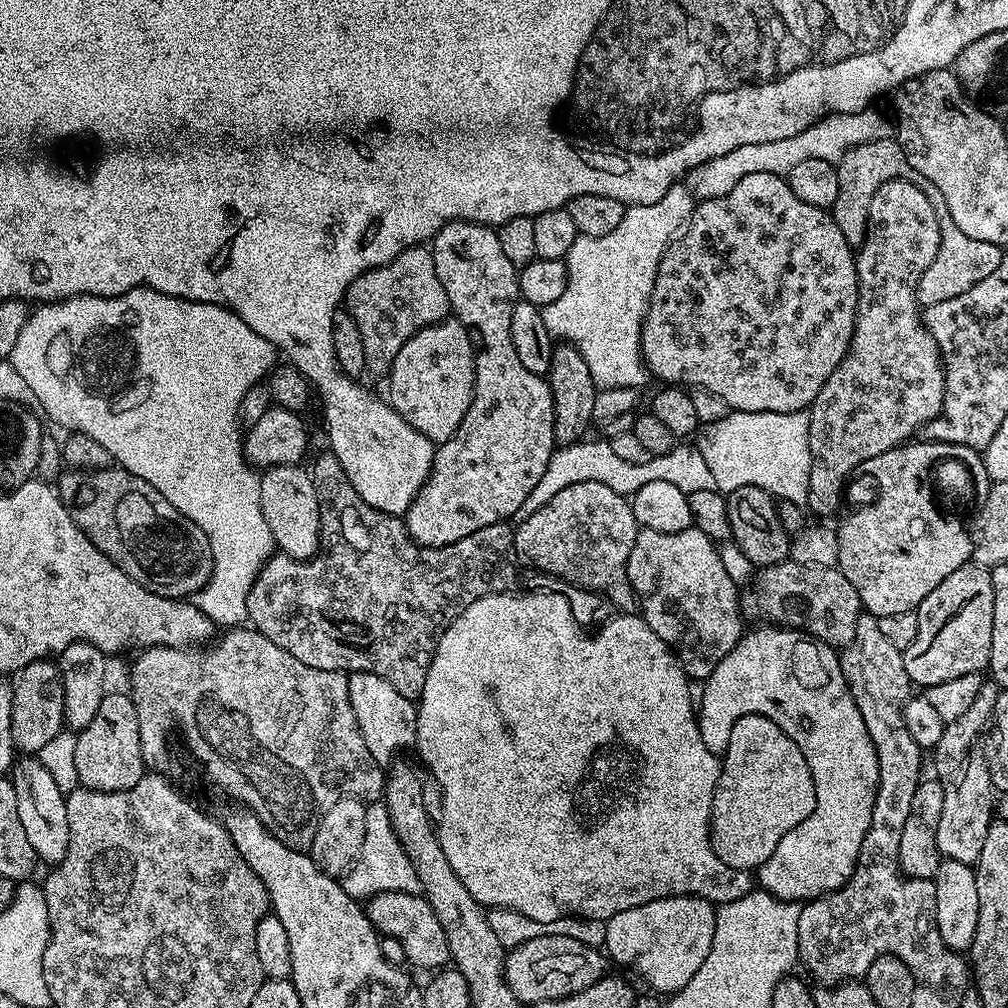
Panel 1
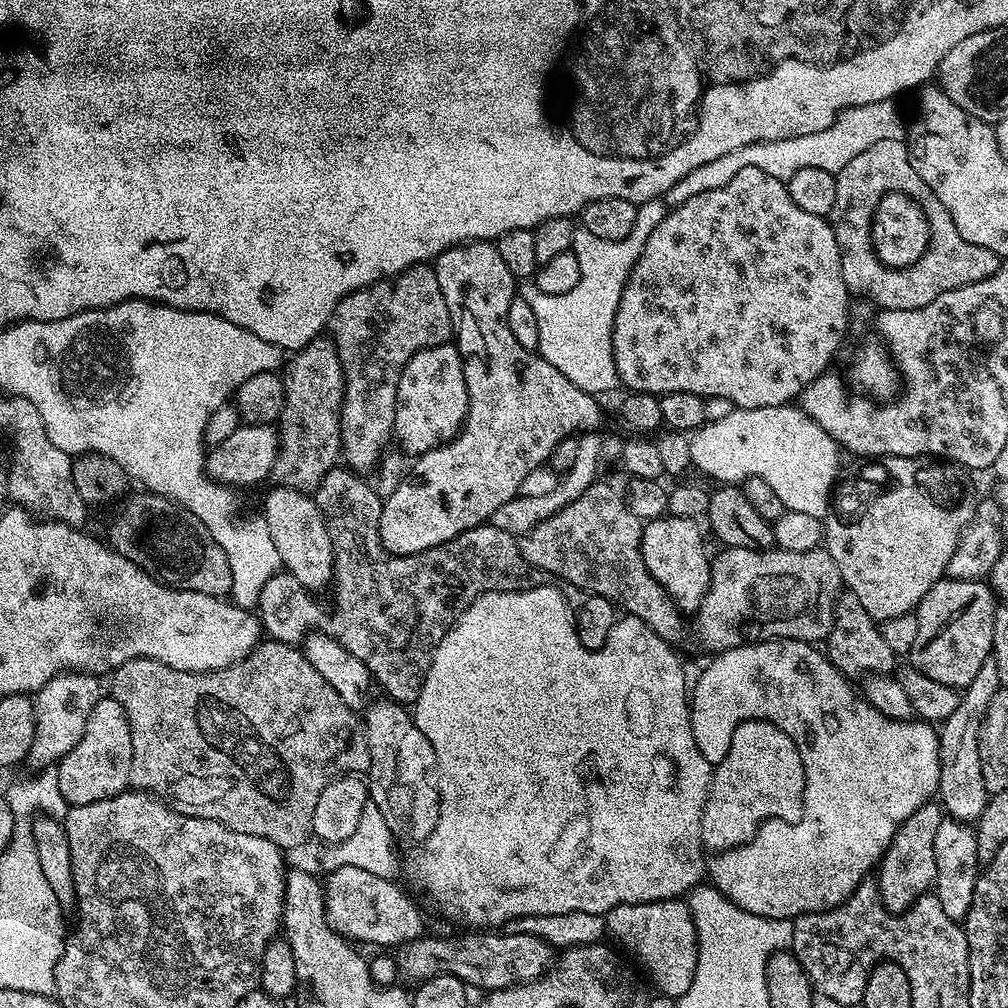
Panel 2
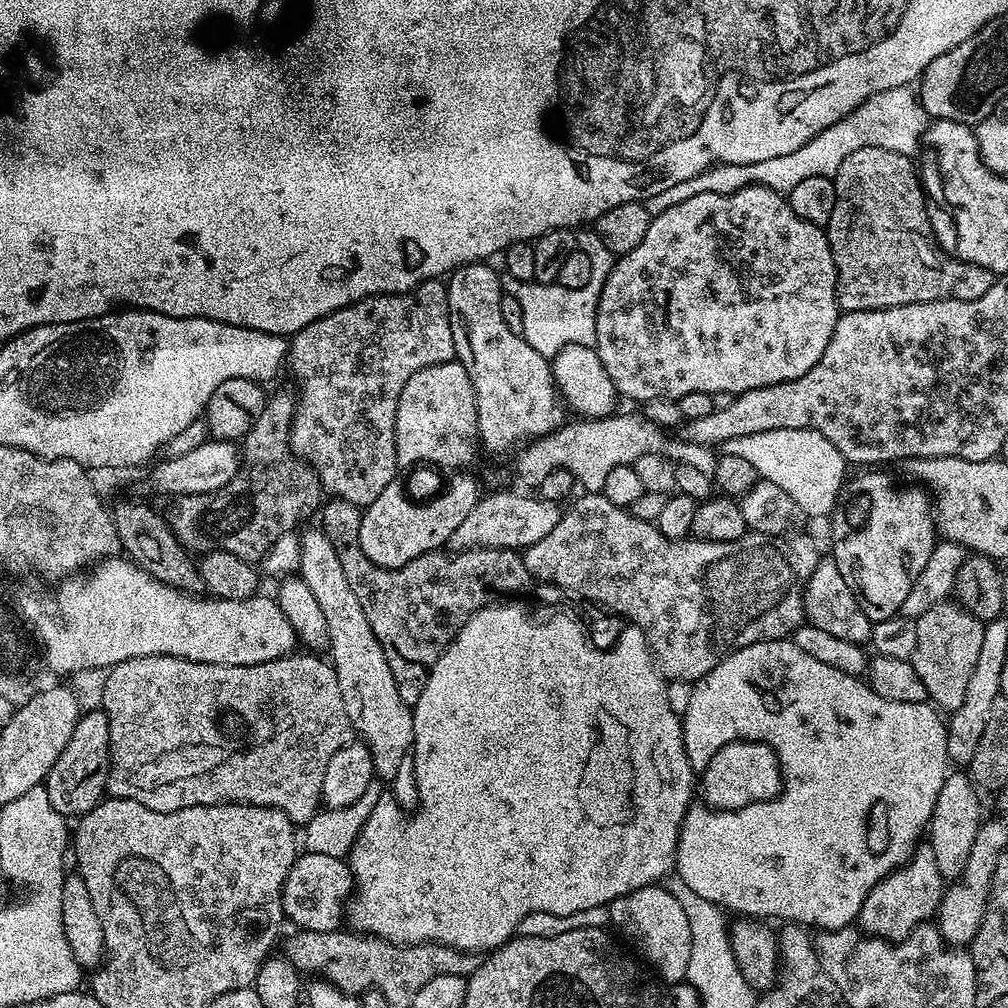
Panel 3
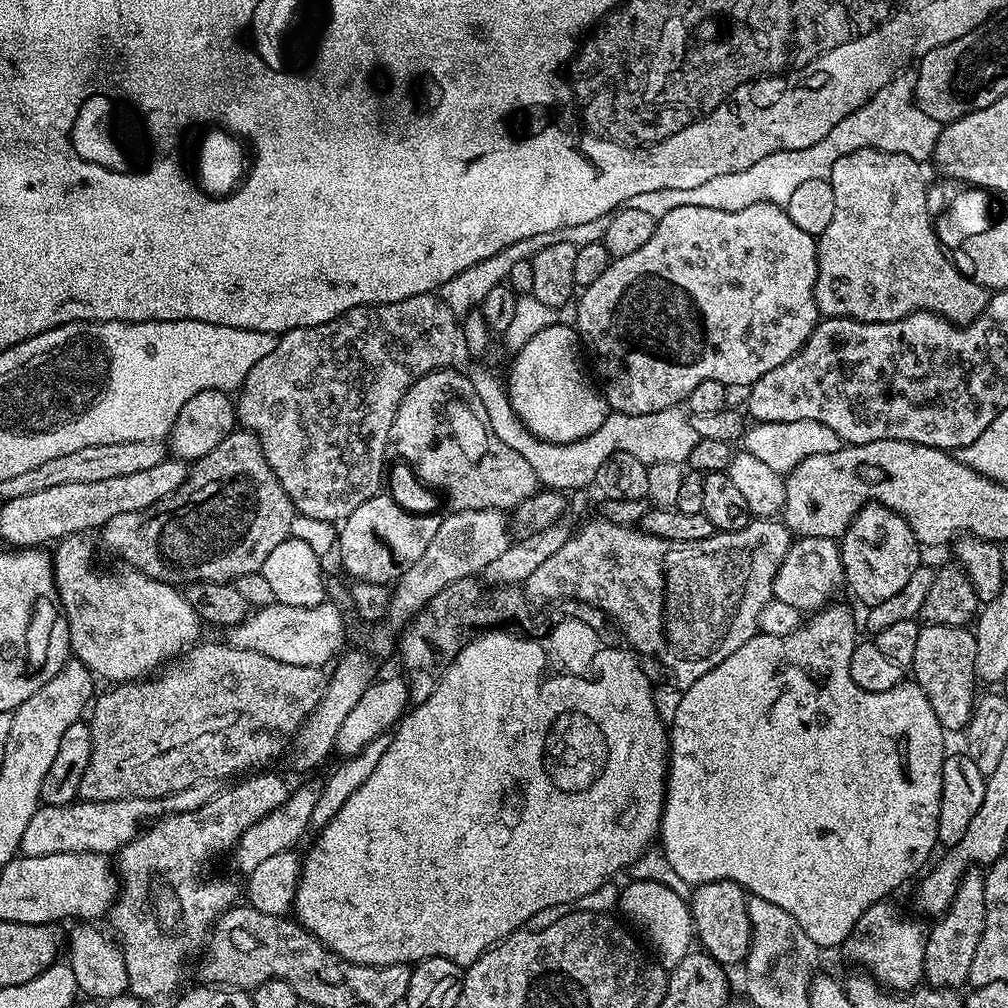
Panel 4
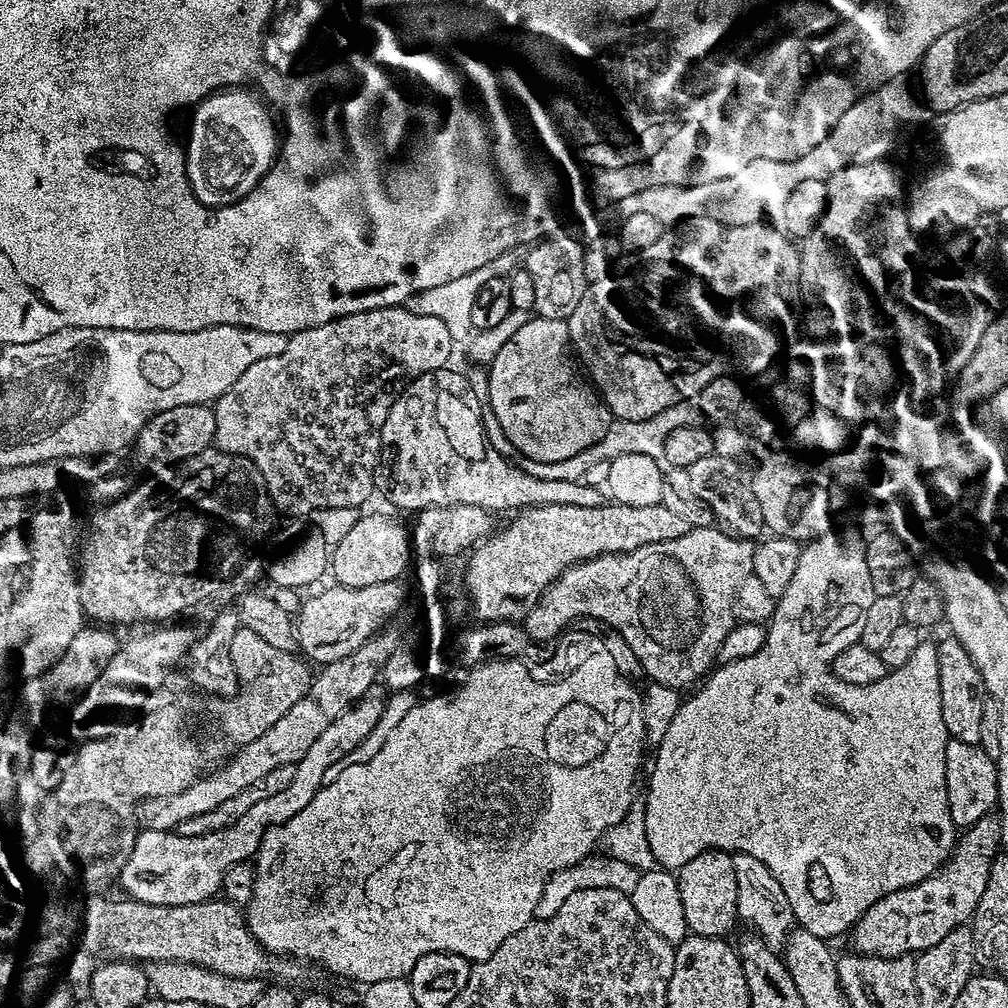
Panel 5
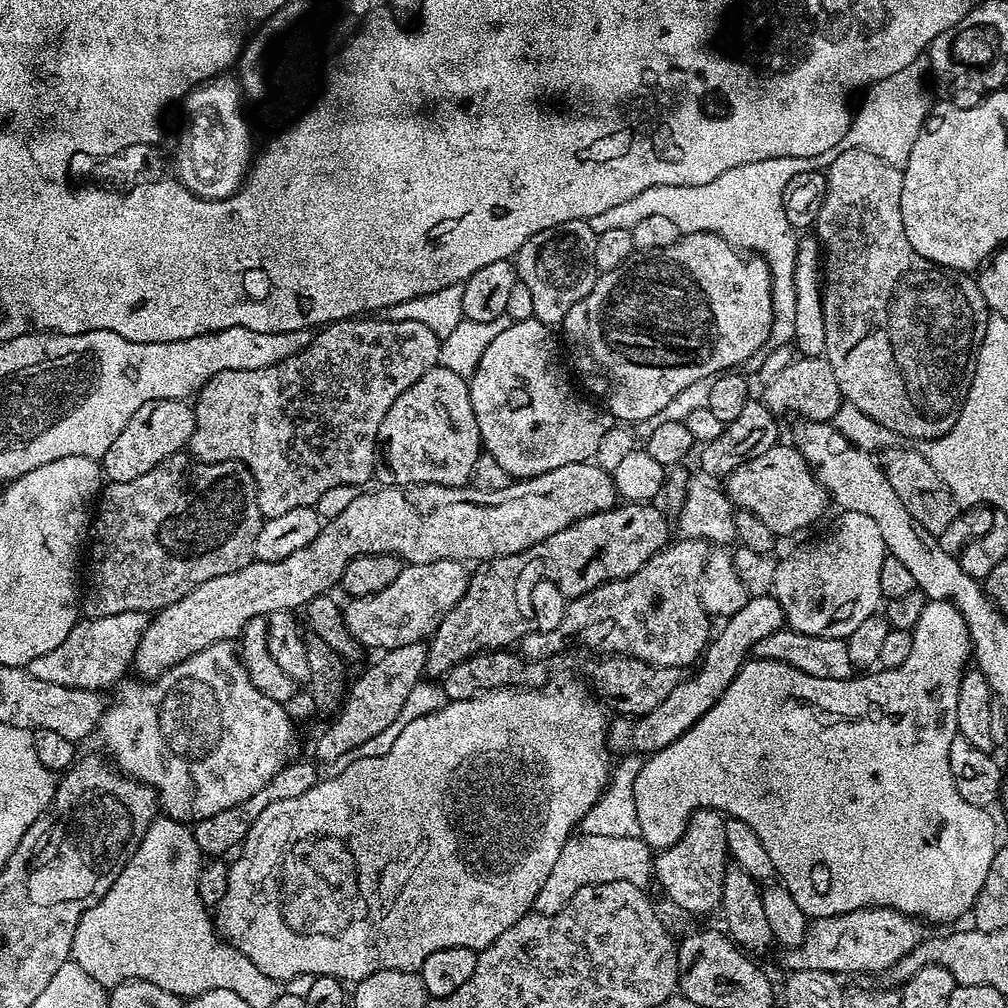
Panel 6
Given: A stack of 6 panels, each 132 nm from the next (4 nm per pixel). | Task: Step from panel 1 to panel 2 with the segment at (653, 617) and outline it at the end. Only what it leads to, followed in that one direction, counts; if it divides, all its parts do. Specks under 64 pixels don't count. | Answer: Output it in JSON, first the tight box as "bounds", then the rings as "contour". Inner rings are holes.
{"bounds":[642,516,712,614],"contour":[[[659,516],[657,520],[650,520],[644,524],[642,534],[642,562],[646,562],[646,570],[650,570],[653,578],[659,582],[671,596],[681,613],[692,614],[700,607],[708,589],[712,587],[712,566],[710,563],[710,552],[704,549],[704,536],[700,533],[701,525],[695,520],[685,516]]]}

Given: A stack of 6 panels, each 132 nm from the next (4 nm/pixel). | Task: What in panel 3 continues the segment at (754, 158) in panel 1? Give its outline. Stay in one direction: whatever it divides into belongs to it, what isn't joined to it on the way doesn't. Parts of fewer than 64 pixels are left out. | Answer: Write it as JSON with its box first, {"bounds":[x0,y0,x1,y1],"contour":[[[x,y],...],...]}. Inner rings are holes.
{"bounds":[646,83,930,217],"contour":[[[911,83],[894,86],[891,90],[875,92],[870,98],[866,98],[866,102],[862,102],[862,106],[846,114],[846,118],[814,134],[814,138],[810,138],[806,146],[798,146],[798,150],[793,150],[790,154],[749,164],[714,164],[705,172],[694,174],[694,178],[686,178],[686,182],[678,182],[678,186],[670,186],[670,190],[654,194],[646,202],[646,207],[654,217],[662,214],[662,210],[670,210],[670,206],[678,206],[678,202],[686,202],[686,198],[694,198],[694,194],[730,194],[751,184],[761,184],[775,192],[787,194],[806,178],[835,177],[841,162],[850,158],[854,150],[866,150],[866,146],[878,146],[882,150],[894,150],[903,156],[915,157],[929,123],[930,117],[924,112],[917,85]]]}

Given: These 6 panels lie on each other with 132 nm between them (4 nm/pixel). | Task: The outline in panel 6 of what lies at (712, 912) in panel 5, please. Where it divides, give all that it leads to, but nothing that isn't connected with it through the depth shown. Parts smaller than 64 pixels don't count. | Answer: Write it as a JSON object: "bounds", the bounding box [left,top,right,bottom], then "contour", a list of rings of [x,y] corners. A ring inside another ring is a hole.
{"bounds":[653,808,730,914],"contour":[[[701,808],[692,813],[684,835],[653,859],[653,877],[671,902],[692,914],[714,912],[720,905],[722,878],[730,862],[723,815],[715,809]]]}

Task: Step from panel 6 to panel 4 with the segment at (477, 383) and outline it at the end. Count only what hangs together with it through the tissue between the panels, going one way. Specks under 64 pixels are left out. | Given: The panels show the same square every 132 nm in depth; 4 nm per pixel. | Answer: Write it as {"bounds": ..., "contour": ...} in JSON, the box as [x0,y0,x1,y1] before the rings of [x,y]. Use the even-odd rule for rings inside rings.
{"bounds":[506,322,610,443],"contour":[[[557,322],[546,326],[546,330],[538,330],[526,346],[515,349],[513,356],[516,357],[506,377],[508,398],[518,418],[537,439],[550,443],[578,442],[606,421],[610,413],[608,401],[603,391],[592,385],[593,377],[584,373],[580,334],[571,323]]]}

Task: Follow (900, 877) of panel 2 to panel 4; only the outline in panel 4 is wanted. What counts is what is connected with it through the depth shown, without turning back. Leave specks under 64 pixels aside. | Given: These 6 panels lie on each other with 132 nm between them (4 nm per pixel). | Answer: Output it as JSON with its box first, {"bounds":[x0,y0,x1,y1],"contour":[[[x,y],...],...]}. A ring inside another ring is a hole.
{"bounds":[842,900,929,990],"contour":[[[880,900],[870,910],[854,922],[854,930],[844,939],[842,952],[845,952],[856,964],[861,964],[861,969],[866,970],[877,984],[888,990],[911,990],[924,980],[924,959],[926,958],[926,942],[928,941],[929,929],[923,928],[916,920],[904,920],[904,916],[888,900]]]}

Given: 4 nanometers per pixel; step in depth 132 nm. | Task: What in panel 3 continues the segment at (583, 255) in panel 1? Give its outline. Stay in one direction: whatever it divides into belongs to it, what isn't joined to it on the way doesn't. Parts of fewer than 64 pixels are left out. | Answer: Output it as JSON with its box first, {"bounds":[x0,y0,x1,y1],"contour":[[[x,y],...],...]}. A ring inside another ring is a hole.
{"bounds":[500,230,614,358],"contour":[[[595,230],[588,232],[586,251],[590,258],[590,282],[582,286],[582,290],[570,290],[561,284],[538,284],[535,280],[519,280],[501,275],[500,287],[506,296],[512,296],[522,306],[522,335],[524,341],[538,354],[549,358],[556,356],[571,344],[593,347],[596,342],[596,307],[602,294],[602,286],[610,274],[614,257],[606,246],[602,246],[602,238],[598,238]]]}

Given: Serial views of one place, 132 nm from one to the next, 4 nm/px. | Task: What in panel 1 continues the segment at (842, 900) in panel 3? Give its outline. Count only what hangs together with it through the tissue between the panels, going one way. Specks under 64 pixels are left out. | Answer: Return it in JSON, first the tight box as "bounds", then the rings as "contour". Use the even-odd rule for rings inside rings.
{"bounds":[698,626,878,902],"contour":[[[763,626],[764,628],[756,628],[745,631],[741,635],[740,641],[734,646],[734,650],[730,650],[730,654],[726,654],[726,658],[722,658],[722,662],[718,662],[718,666],[709,674],[706,683],[703,685],[704,697],[698,700],[698,719],[700,722],[700,733],[702,734],[702,742],[706,742],[706,750],[710,750],[718,757],[723,757],[727,750],[727,743],[730,742],[730,732],[734,728],[734,724],[738,722],[744,715],[762,715],[768,719],[772,719],[778,727],[791,736],[794,743],[801,750],[802,755],[806,758],[806,765],[810,768],[810,774],[813,776],[813,784],[816,787],[816,801],[814,802],[814,810],[805,821],[800,825],[794,826],[792,830],[785,834],[778,846],[775,847],[770,858],[758,869],[758,884],[763,891],[768,892],[771,896],[777,896],[779,900],[787,900],[789,902],[807,902],[815,900],[818,896],[825,896],[827,892],[835,892],[836,889],[842,887],[850,878],[850,874],[856,865],[856,859],[860,853],[862,846],[862,838],[866,838],[866,830],[870,826],[870,818],[874,810],[874,802],[876,801],[876,783],[878,782],[878,758],[874,750],[874,742],[870,738],[870,734],[866,730],[866,722],[862,722],[862,714],[858,714],[858,706],[854,702],[854,698],[848,689],[846,678],[842,674],[842,666],[837,649],[824,644],[815,638],[809,638],[805,633],[799,630],[785,630],[779,626]]]}

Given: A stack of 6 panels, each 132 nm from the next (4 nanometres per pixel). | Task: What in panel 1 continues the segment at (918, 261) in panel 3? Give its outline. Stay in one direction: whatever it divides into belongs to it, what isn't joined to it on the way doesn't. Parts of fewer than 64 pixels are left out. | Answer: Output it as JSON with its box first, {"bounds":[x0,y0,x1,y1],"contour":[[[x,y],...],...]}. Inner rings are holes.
{"bounds":[830,138,1006,306],"contour":[[[881,138],[874,142],[862,142],[860,146],[854,146],[846,155],[836,164],[838,170],[838,199],[830,209],[834,222],[838,222],[838,230],[846,238],[846,242],[858,246],[864,241],[864,228],[868,225],[868,211],[870,210],[870,198],[872,192],[878,190],[891,180],[908,180],[911,184],[916,184],[930,198],[934,206],[934,214],[938,218],[938,230],[940,231],[940,245],[938,254],[930,266],[922,274],[922,278],[916,287],[916,299],[921,305],[927,306],[946,302],[946,298],[956,298],[958,294],[966,294],[970,286],[978,286],[982,278],[990,278],[994,270],[1002,262],[1006,255],[1005,249],[998,244],[990,242],[978,242],[978,238],[970,238],[970,234],[962,234],[950,218],[950,206],[946,206],[946,198],[942,195],[942,190],[926,178],[926,174],[918,174],[914,166],[906,158],[902,150],[899,139]]]}

